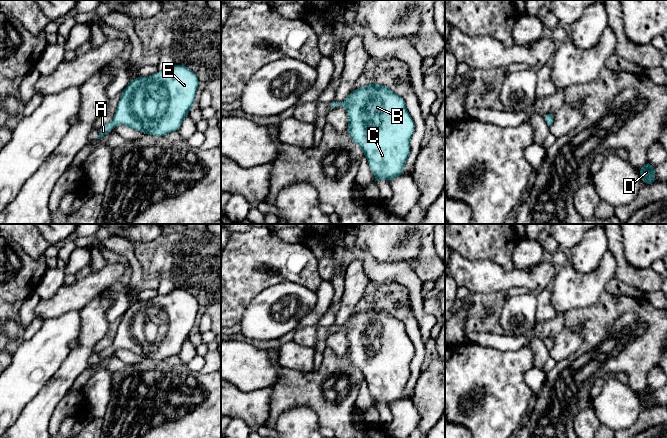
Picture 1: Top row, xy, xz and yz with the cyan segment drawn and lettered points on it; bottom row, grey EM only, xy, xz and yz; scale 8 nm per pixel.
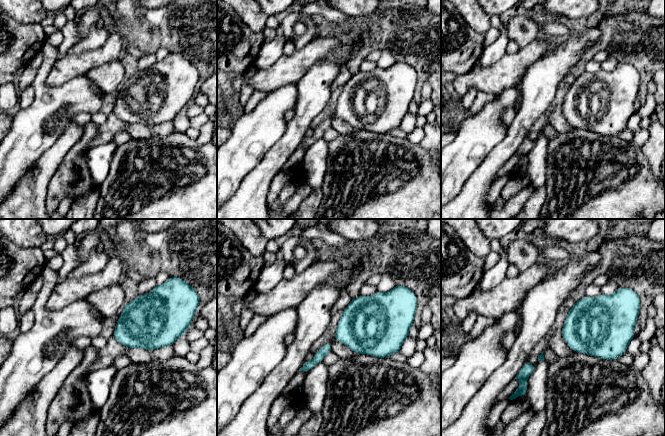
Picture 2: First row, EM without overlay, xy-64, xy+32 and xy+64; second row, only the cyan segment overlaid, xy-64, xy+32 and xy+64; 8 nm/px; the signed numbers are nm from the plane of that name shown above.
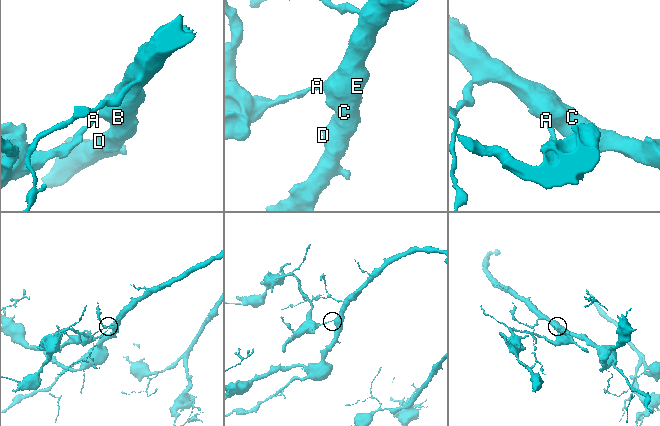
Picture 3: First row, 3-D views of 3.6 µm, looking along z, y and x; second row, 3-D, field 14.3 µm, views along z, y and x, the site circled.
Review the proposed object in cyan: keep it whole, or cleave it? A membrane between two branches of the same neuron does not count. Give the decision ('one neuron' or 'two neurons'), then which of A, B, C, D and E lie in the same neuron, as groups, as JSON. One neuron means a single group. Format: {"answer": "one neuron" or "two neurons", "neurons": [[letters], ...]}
{"answer": "one neuron", "neurons": [["A", "B", "C", "D", "E"]]}

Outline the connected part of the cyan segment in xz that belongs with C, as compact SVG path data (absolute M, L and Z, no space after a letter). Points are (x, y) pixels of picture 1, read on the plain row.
M372 305L342 326L331 325L329 332L340 329L346 331L350 362L362 372L375 406L402 400L415 354L403 321Z

